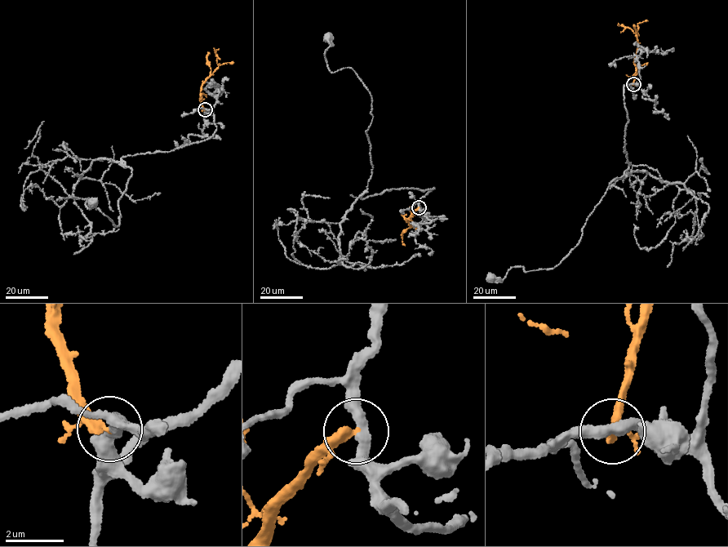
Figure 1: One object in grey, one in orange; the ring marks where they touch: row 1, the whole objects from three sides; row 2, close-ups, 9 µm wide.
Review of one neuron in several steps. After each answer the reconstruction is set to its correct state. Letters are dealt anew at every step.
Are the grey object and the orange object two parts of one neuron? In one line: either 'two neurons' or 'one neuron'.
two neurons

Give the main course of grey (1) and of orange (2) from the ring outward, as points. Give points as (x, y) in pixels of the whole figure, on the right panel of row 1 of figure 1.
1: (632, 84), (623, 86), (629, 166), (610, 183), (578, 244), (552, 268), (512, 268), (501, 281), (492, 277)
2: (632, 83), (637, 39), (631, 28), (618, 23)

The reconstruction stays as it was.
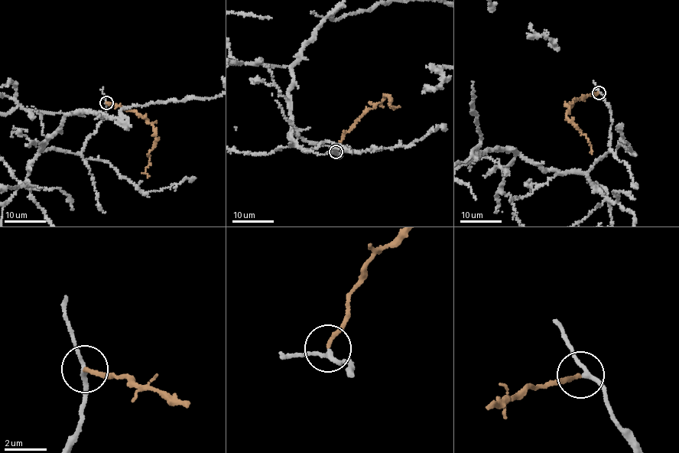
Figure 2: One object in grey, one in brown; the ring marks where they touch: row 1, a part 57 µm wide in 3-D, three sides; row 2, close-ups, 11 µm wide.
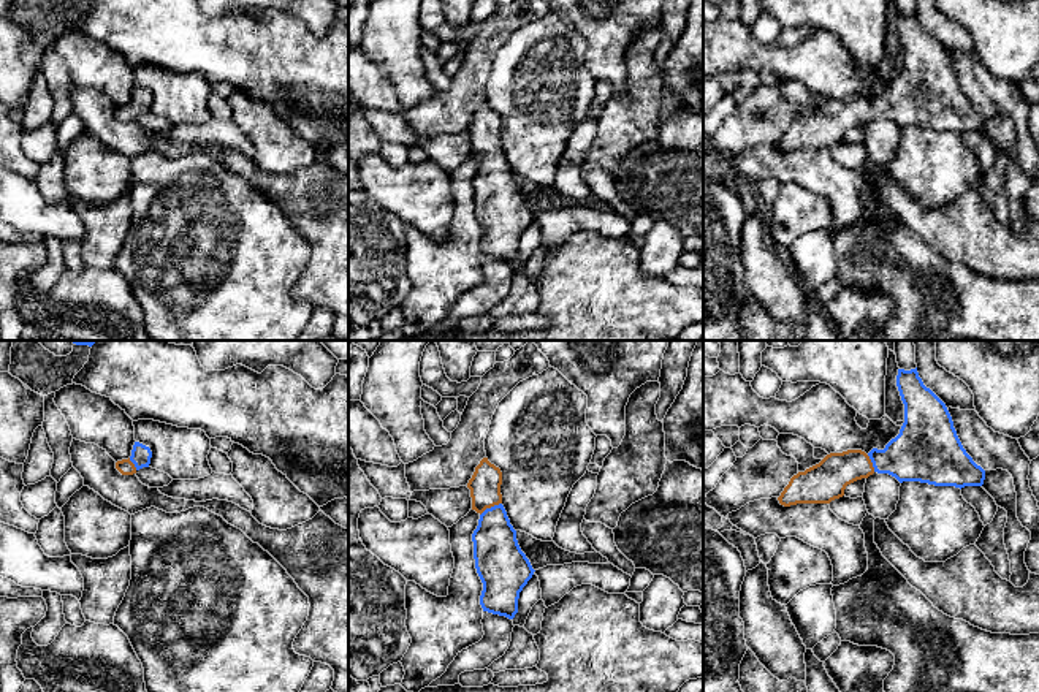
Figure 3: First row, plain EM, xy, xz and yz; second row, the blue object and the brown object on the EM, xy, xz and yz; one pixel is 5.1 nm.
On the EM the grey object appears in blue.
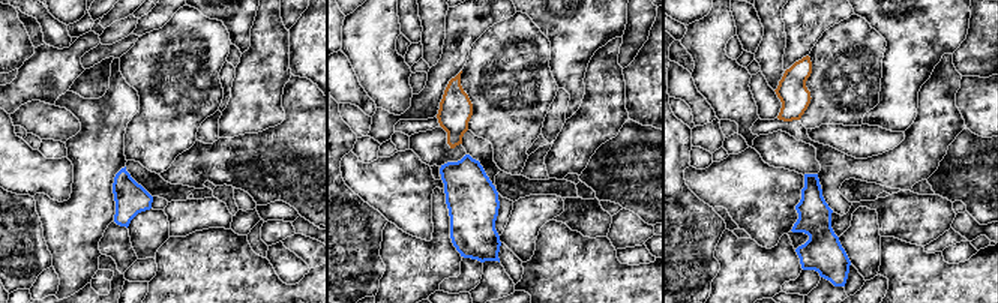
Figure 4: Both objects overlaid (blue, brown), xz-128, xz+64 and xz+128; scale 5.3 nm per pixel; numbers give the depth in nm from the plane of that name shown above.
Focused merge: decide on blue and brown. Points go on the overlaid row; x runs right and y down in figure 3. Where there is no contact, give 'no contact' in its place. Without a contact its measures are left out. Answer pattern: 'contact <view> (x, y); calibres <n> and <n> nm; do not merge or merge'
contact xz (491, 507); calibres 240 and 160 nm; merge

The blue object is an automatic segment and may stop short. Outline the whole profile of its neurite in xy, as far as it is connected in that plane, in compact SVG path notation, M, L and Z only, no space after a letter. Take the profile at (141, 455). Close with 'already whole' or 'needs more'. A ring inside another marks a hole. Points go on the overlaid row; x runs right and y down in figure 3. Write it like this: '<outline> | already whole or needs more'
M135 442L131 456L128 459L122 459L116 462L116 469L122 475L133 475L143 467L149 467L152 458L152 451L149 447Z | needs more

